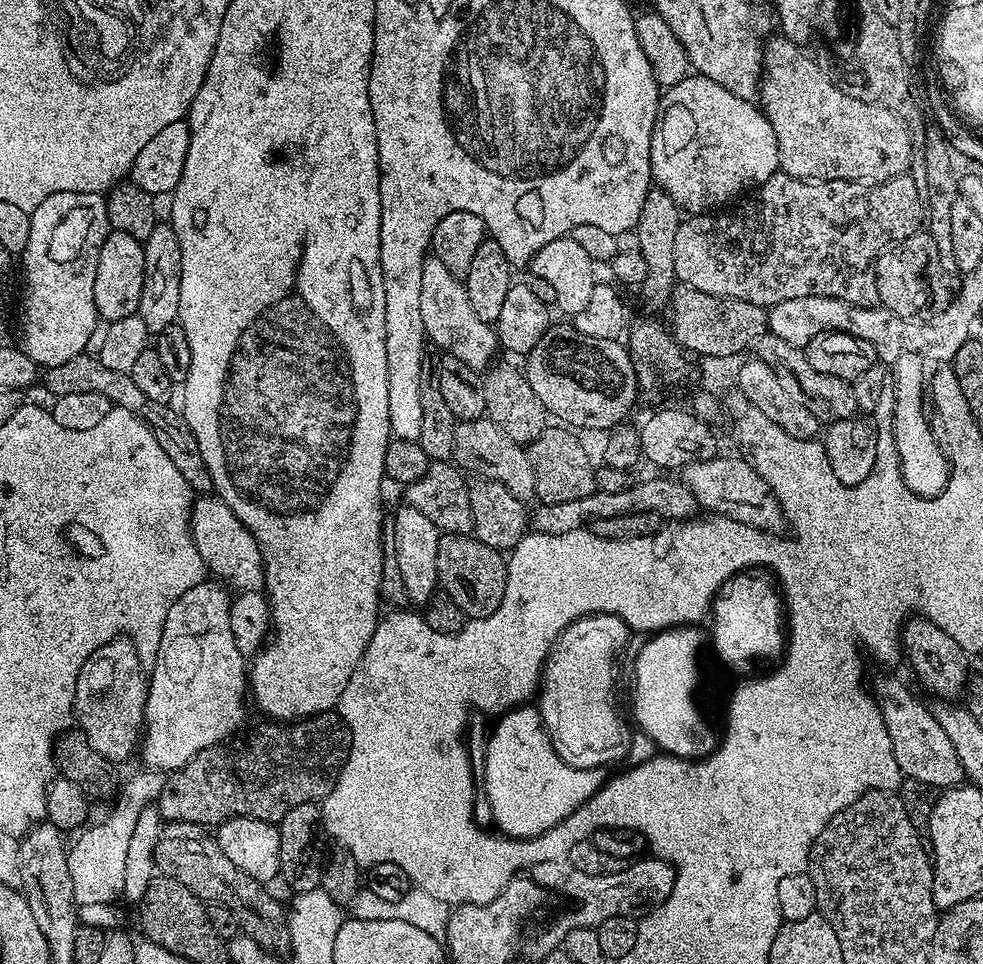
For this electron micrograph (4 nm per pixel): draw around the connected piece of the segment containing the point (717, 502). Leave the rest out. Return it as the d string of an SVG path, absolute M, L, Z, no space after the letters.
M717 454L713 460L690 462L679 469L678 476L690 494L694 494L697 505L704 507L705 504L709 513L729 516L746 526L773 534L779 533L780 527L785 527L786 517L780 509L778 498L747 459L739 460L736 456Z

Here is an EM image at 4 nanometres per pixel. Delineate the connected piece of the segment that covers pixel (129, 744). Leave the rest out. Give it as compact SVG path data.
M117 638L96 648L76 676L74 720L79 731L86 734L88 744L94 746L102 758L121 762L135 748L137 751L141 743L147 701L148 681L145 669L136 657L136 648L131 640Z

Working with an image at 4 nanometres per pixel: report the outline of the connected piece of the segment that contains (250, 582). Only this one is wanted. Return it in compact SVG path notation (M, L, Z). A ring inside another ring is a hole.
M204 494L193 501L192 517L189 520L192 530L194 544L201 555L207 571L212 575L216 574L217 579L224 581L227 585L231 584L240 592L261 592L264 587L264 560L261 554L260 546L253 534L241 520L234 515L225 503L219 500L219 497Z

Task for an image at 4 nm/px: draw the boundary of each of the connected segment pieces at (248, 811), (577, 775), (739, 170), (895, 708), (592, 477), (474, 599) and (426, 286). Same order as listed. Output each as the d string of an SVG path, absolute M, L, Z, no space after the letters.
M336 710L295 722L264 723L268 724L194 754L186 766L171 773L158 801L163 819L219 826L235 816L245 816L278 825L294 806L323 802L352 749L348 723Z
M539 709L520 711L509 716L495 732L484 775L488 777L495 816L509 834L527 835L547 828L553 820L560 819L573 805L593 793L603 780L605 767L582 768L558 754L549 738Z
M689 74L678 86L663 89L652 126L649 166L655 187L670 194L685 213L704 214L735 201L743 188L764 184L778 171L778 138L753 101L730 94L710 78Z
M884 676L874 688L874 696L878 701L884 726L890 736L890 746L894 750L894 758L898 762L901 773L909 780L917 780L933 790L954 788L965 783L962 762L958 762L958 754L954 746L950 746L950 738L946 738L946 730L938 726L931 707L912 697L912 692L900 680L892 676Z
M556 427L560 428L545 428L543 434L526 448L530 462L534 466L535 499L542 504L574 502L574 498L586 498L597 491L596 468L588 457L583 442L576 437L579 435L567 427Z
M444 534L438 542L438 584L443 595L449 596L468 620L481 620L498 606L506 594L508 561L505 553L486 546L475 535Z
M434 256L425 257L422 262L422 326L425 337L431 343L433 340L441 348L441 353L458 358L458 362L466 362L471 368L487 369L490 364L488 356L498 352L495 327L474 314L463 279L450 274L446 265Z

